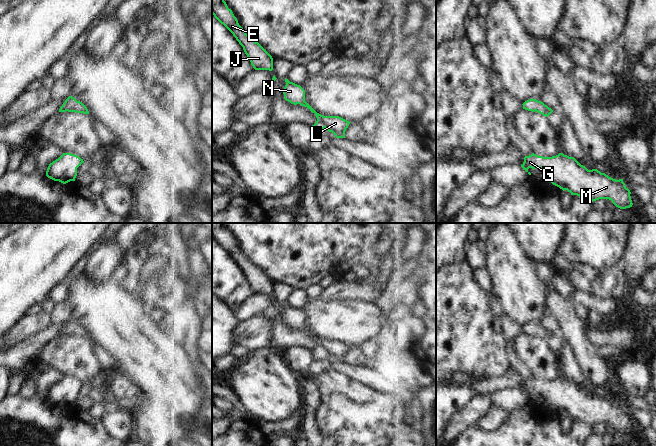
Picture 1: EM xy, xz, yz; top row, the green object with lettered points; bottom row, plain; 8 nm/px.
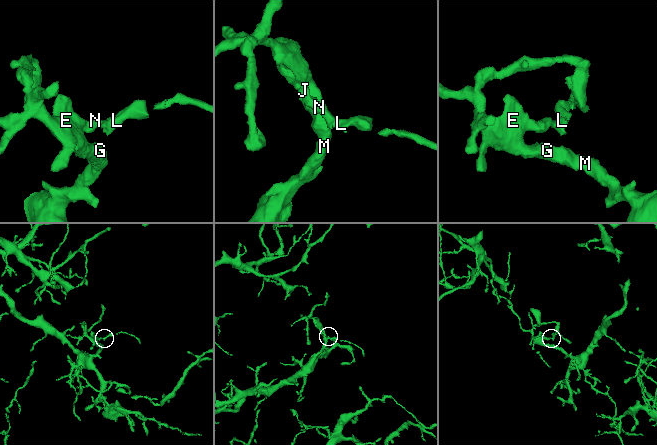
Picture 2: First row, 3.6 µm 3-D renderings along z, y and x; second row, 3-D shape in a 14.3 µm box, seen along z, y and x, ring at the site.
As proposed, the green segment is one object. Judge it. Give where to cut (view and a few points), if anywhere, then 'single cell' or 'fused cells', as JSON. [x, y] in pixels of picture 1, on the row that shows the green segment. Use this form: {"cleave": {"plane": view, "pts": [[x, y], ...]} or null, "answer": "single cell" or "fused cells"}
{"cleave": null, "answer": "single cell"}

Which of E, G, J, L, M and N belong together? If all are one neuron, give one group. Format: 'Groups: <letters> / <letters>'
Groups: E G J L M N.

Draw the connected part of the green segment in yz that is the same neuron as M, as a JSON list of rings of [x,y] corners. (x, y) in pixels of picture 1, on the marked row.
[[[532,153],[524,157],[521,167],[529,174],[529,168],[540,168],[545,178],[560,189],[567,190],[590,202],[609,199],[620,208],[632,207],[631,192],[623,179],[613,179],[597,169],[588,170],[574,157],[559,153],[552,157],[538,156]]]

